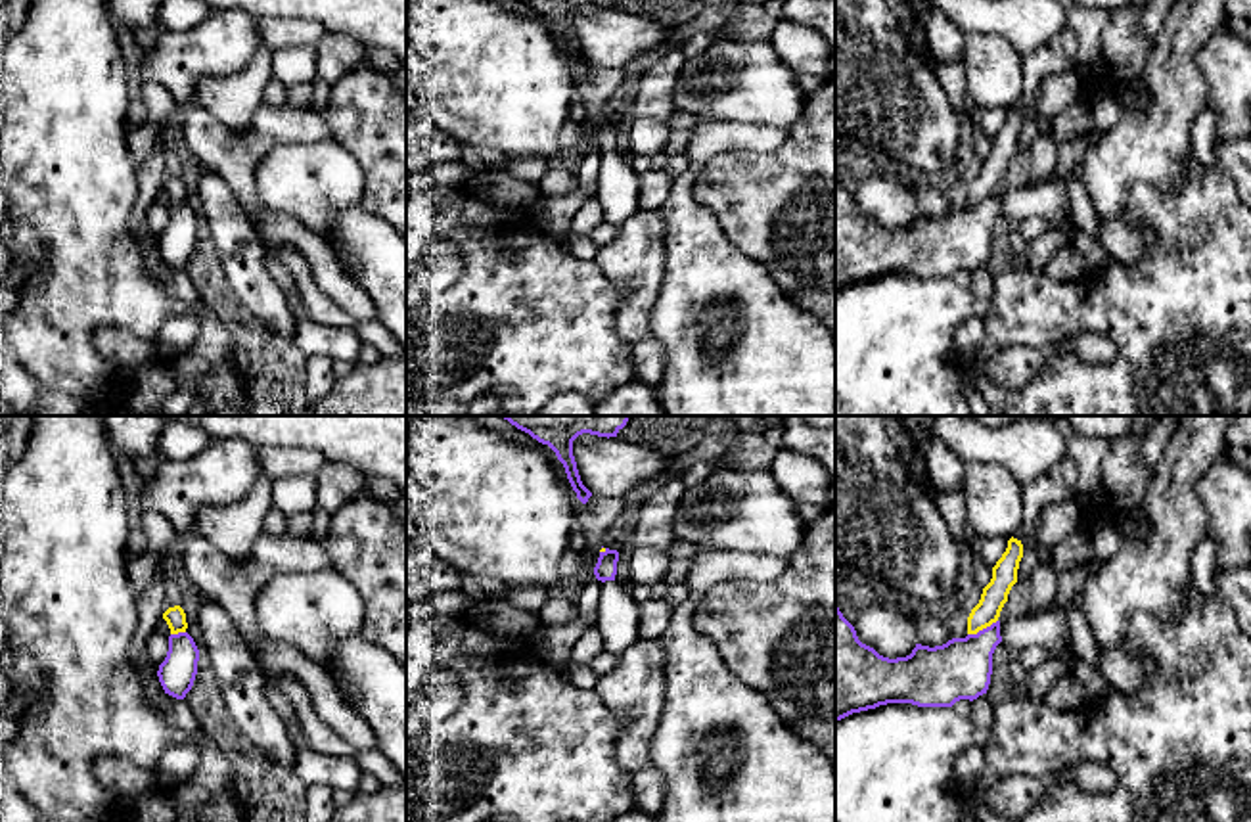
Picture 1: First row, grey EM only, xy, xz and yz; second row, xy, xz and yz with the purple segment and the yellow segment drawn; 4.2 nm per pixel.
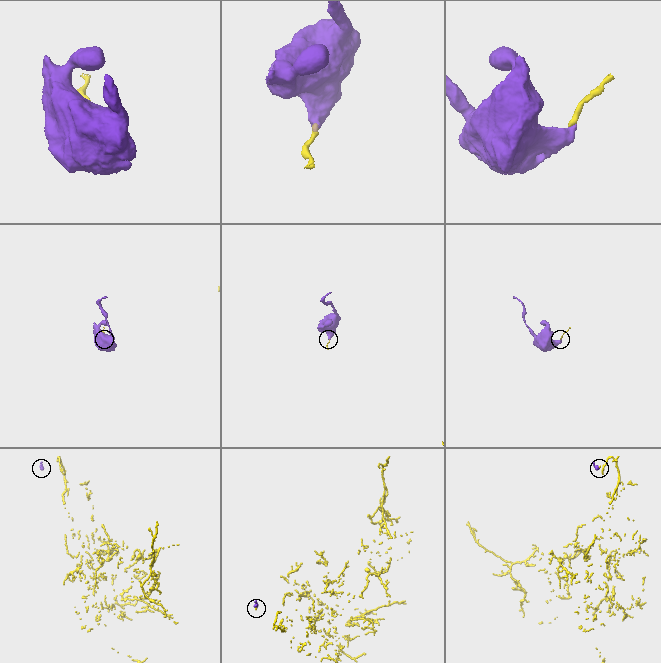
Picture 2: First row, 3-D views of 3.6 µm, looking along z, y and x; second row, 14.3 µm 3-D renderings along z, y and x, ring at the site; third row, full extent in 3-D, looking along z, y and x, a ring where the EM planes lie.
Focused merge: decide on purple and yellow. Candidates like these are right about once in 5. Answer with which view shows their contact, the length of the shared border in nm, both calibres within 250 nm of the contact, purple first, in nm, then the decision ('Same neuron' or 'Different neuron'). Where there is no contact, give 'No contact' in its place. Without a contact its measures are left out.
Touches purple in yz. Shared border 140 nm. Thickness 260 nm (purple) against 110 nm. Different neuron

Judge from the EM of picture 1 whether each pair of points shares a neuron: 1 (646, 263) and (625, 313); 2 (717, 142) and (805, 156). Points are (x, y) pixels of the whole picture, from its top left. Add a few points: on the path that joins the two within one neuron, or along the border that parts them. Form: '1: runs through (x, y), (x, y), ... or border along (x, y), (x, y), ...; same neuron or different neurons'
1: runs through (646, 274), (646, 292), (636, 301); same neuron
2: border along (790, 131), (776, 148), (767, 152), (727, 152); different neurons

